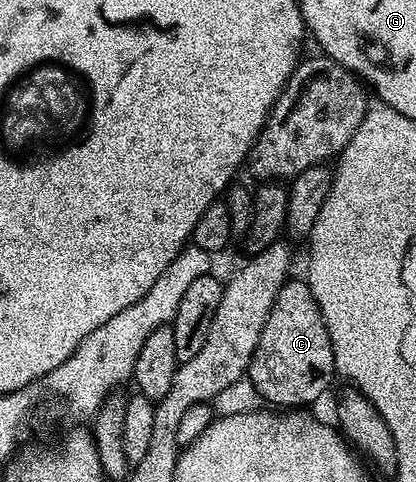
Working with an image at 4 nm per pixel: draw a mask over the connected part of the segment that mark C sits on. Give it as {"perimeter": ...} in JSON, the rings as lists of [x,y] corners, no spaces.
{"perimeter":[[[289,281],[265,321],[259,348],[251,359],[249,382],[268,404],[279,409],[303,409],[306,403],[317,402],[334,379],[337,372],[331,337],[311,286],[306,281]]]}

